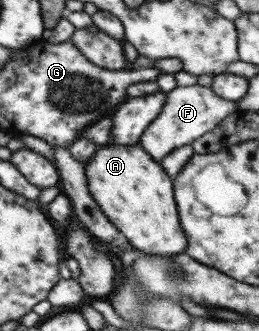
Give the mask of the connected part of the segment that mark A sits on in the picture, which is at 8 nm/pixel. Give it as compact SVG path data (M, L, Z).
M137 144L99 146L84 163L84 174L95 204L129 245L147 255L170 256L184 252L186 239L179 227L171 178L143 148Z

